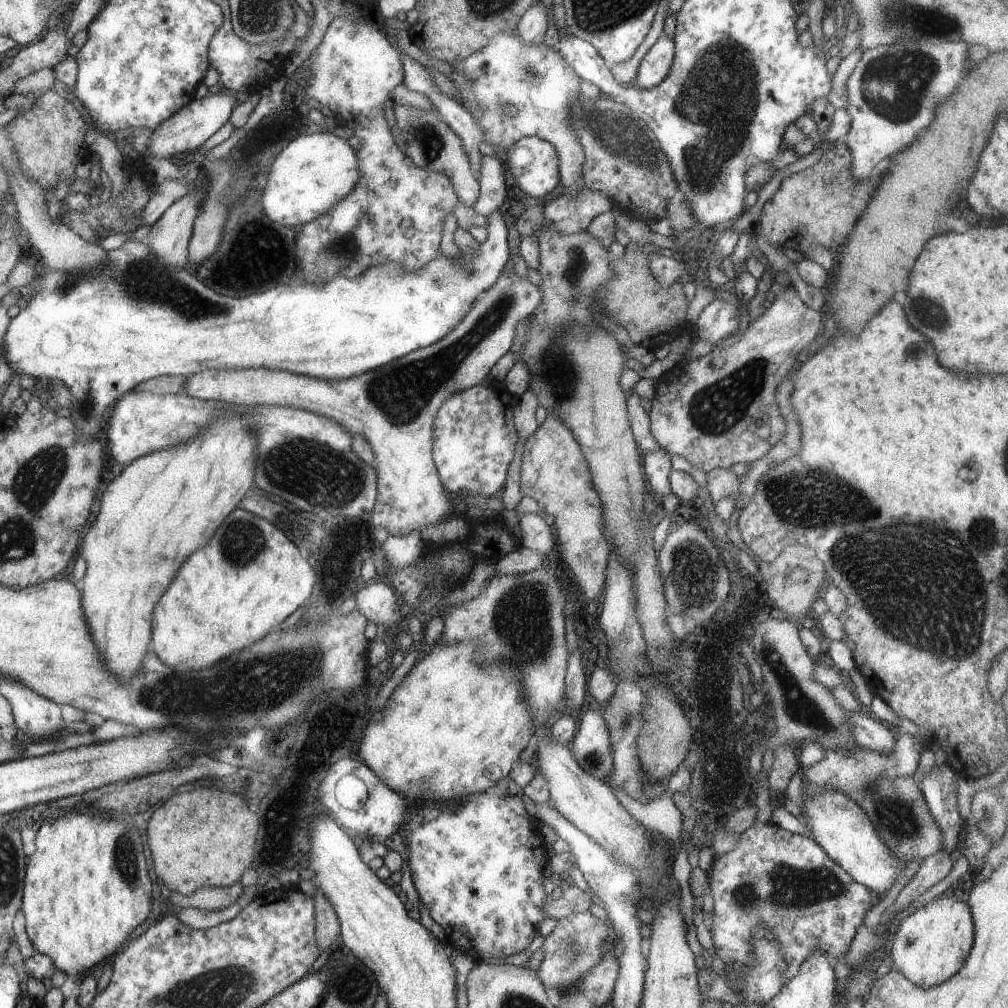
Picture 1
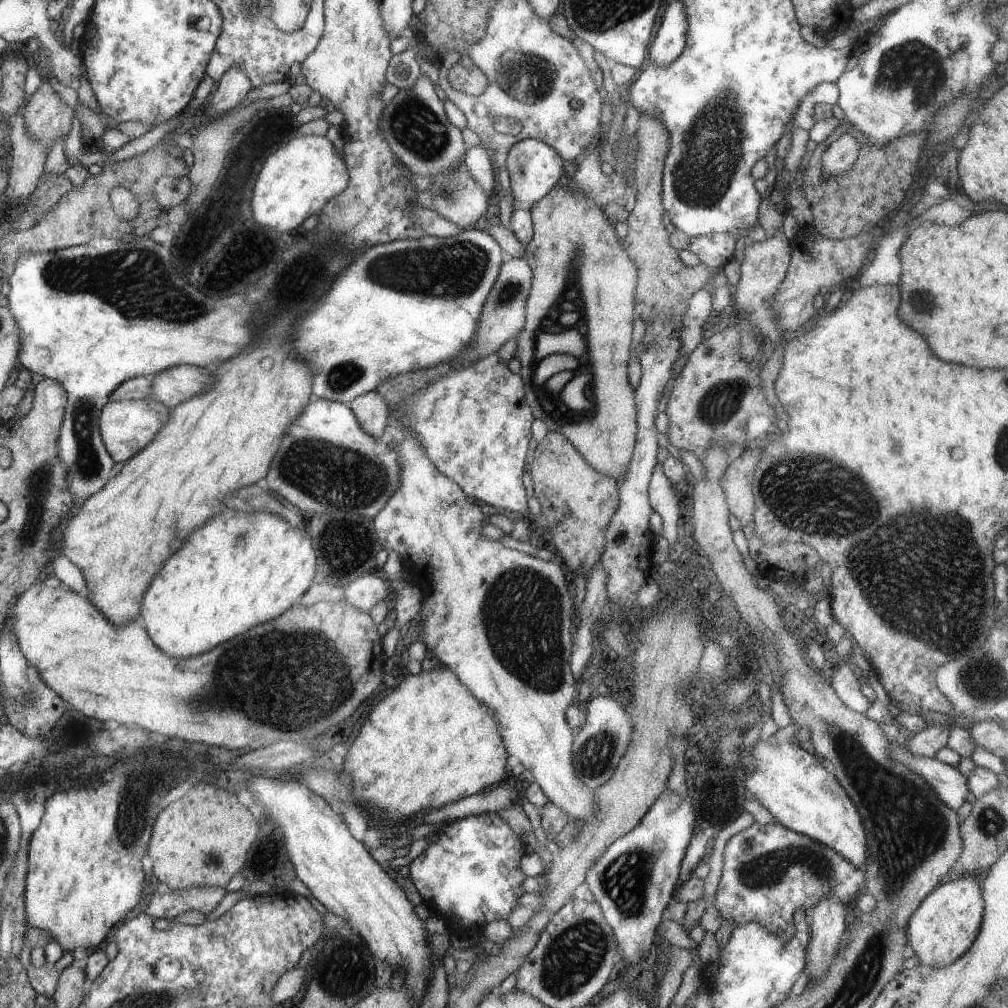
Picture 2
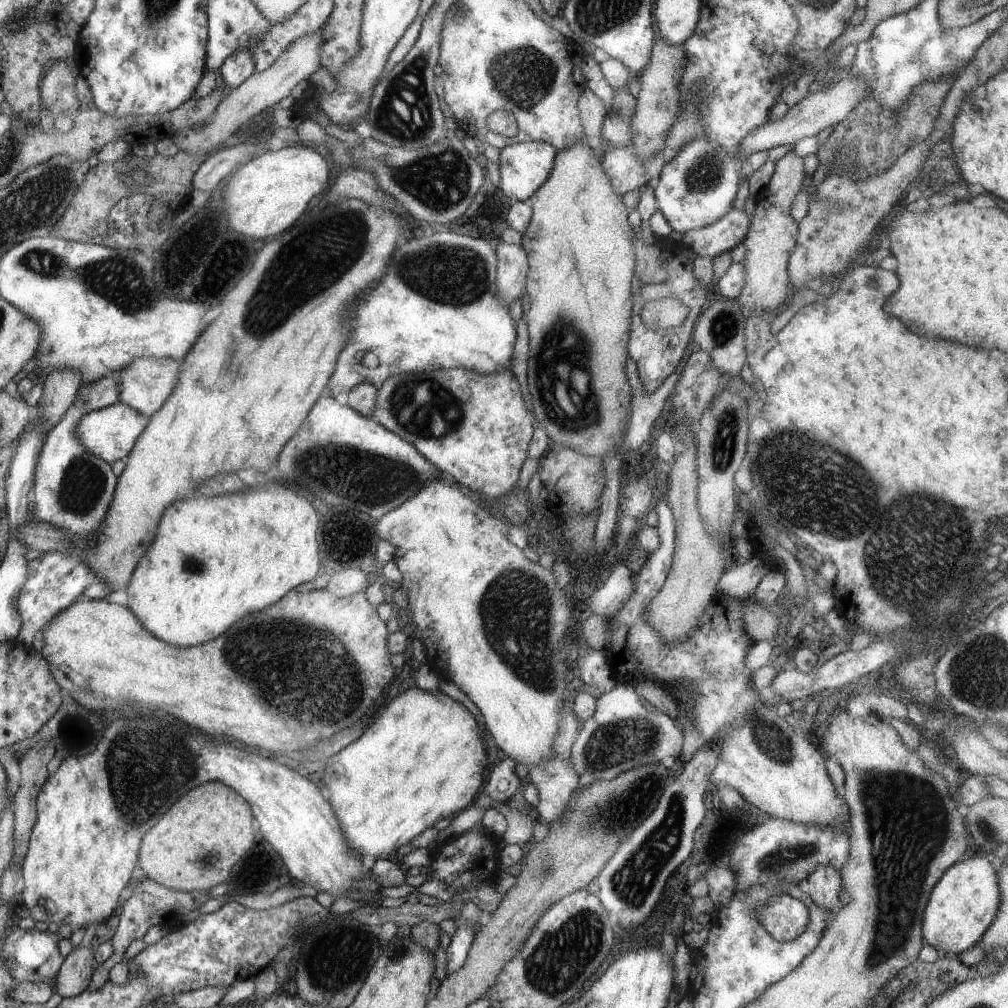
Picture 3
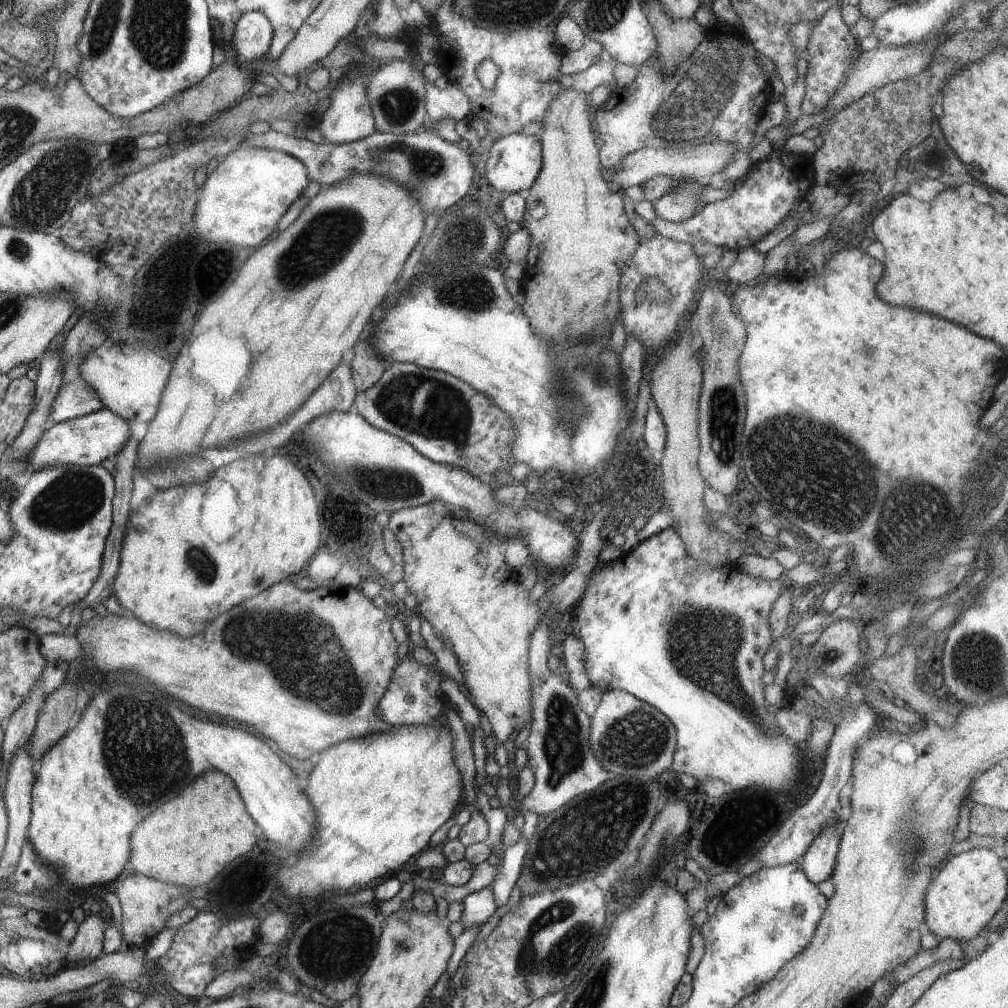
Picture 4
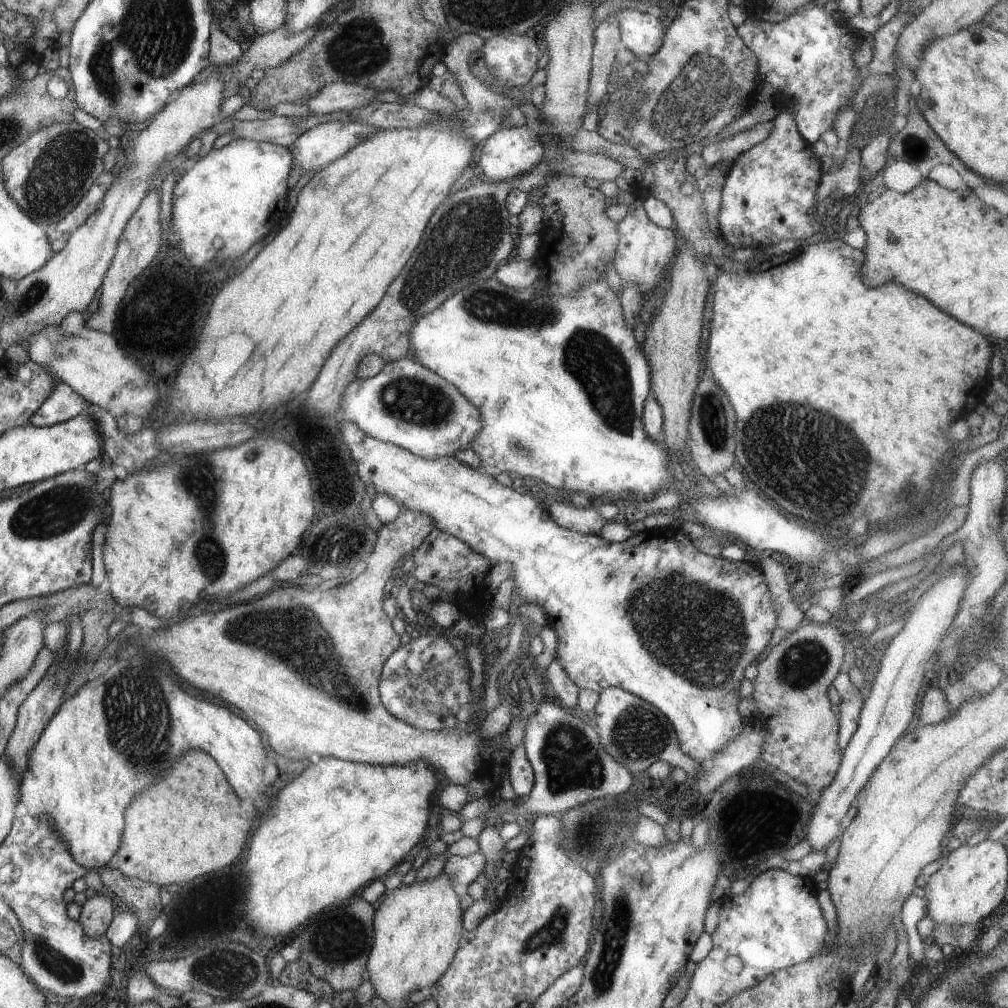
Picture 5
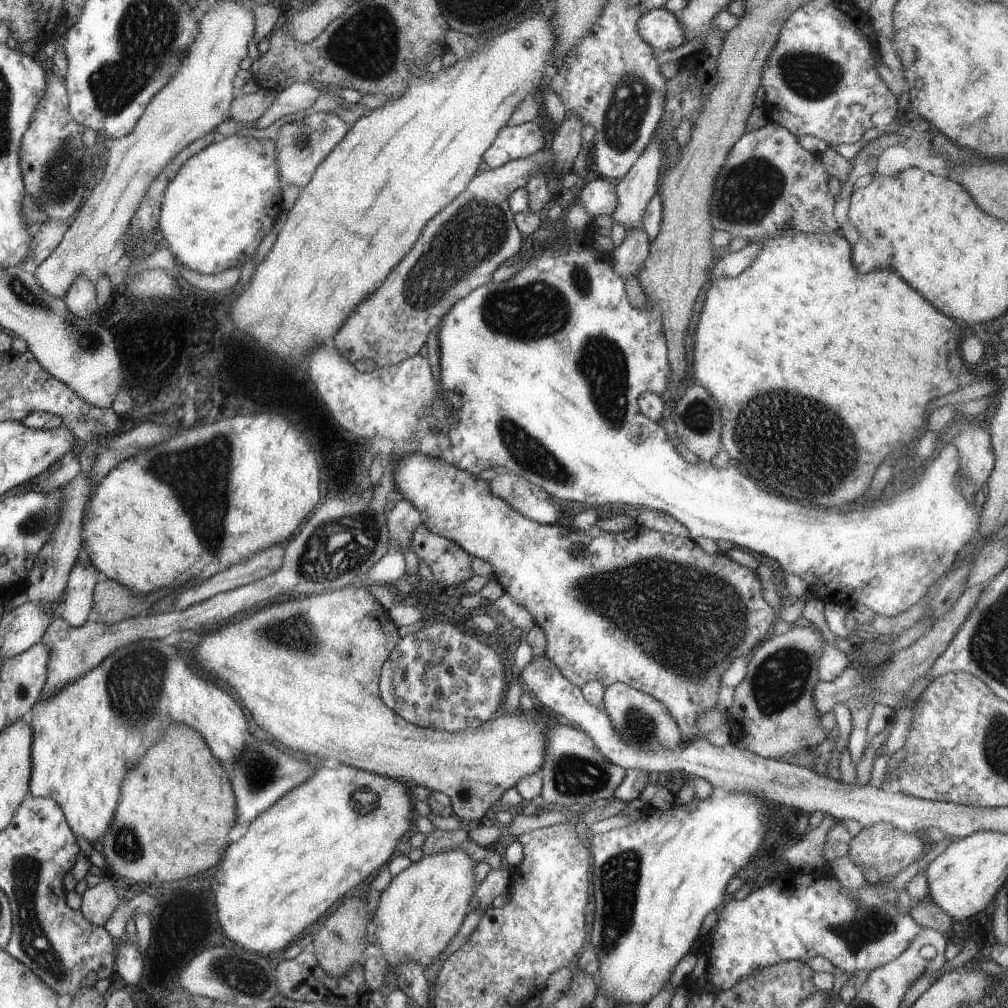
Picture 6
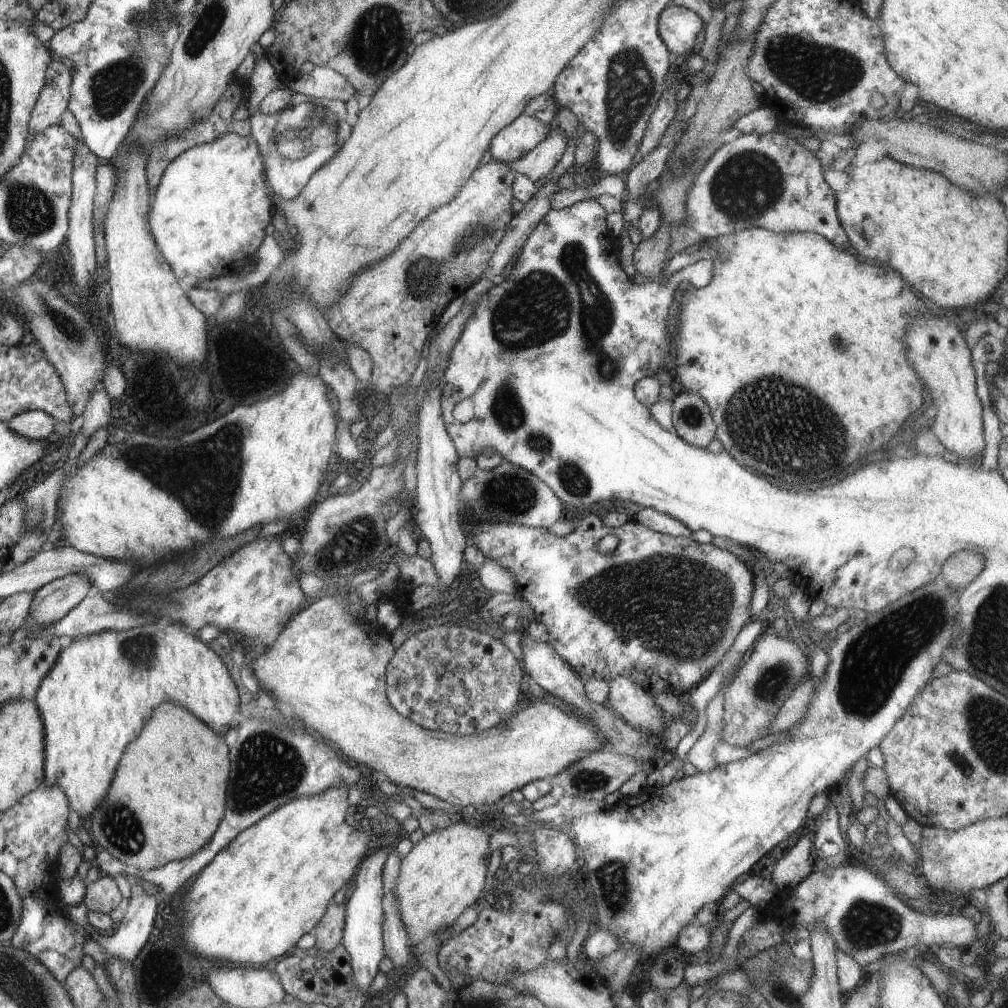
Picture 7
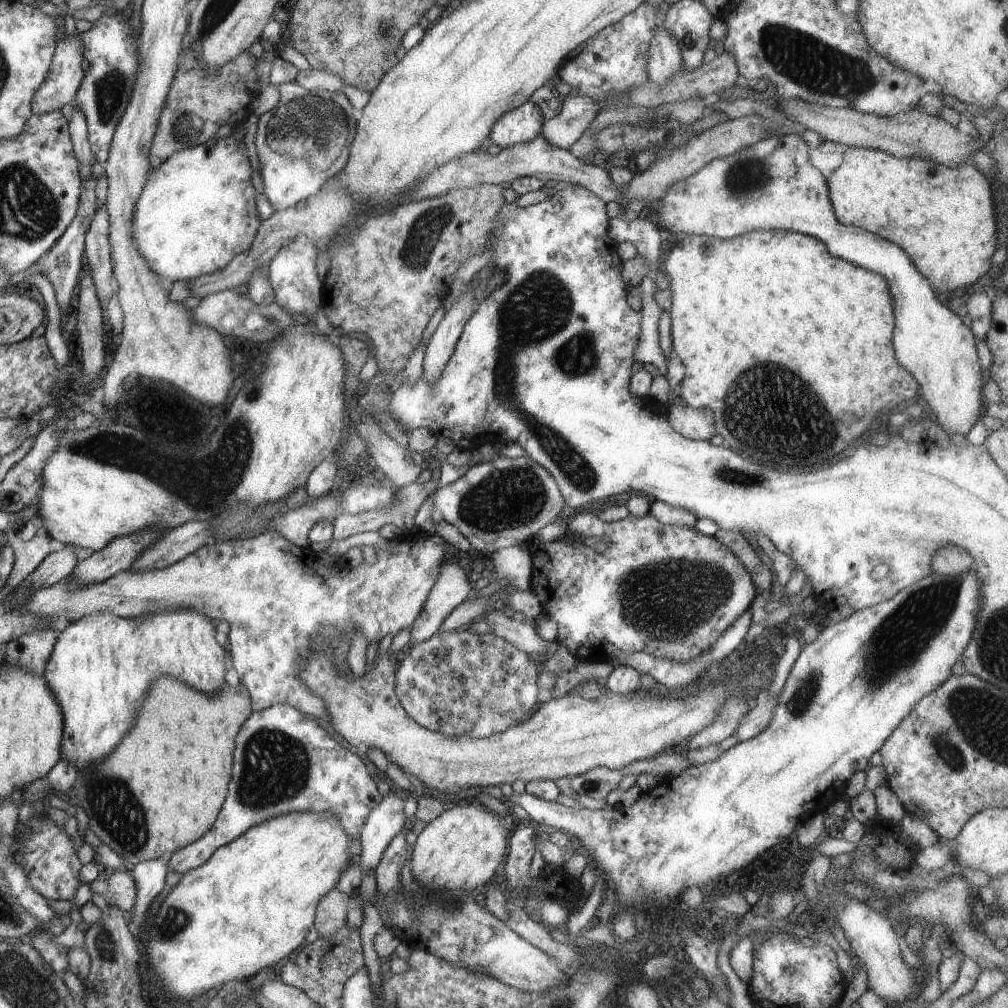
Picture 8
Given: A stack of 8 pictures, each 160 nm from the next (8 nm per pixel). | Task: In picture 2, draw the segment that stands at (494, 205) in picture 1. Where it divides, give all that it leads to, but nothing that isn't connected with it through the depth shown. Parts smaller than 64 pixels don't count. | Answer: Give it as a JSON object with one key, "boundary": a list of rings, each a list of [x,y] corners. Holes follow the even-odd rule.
{"boundary":[[[478,145],[471,147],[465,152],[465,158],[463,162],[474,179],[474,182],[478,182],[484,194],[488,198],[492,198],[494,194],[494,188],[496,188],[496,178],[494,178],[494,169],[486,148]]]}

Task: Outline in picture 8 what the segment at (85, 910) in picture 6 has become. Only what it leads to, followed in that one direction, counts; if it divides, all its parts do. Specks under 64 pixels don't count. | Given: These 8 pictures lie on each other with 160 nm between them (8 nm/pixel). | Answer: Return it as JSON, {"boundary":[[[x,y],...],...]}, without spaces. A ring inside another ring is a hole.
{"boundary":[[[126,869],[111,873],[103,871],[89,885],[91,892],[103,897],[108,905],[111,904],[127,913],[132,910],[137,888],[136,882]]]}

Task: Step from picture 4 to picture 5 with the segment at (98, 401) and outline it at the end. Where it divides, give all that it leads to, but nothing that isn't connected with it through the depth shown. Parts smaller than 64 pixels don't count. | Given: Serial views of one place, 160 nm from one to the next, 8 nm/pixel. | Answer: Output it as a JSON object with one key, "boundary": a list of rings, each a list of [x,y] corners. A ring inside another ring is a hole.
{"boundary":[[[44,365],[42,368],[53,378],[55,387],[52,387],[51,394],[31,419],[34,427],[62,424],[89,408],[91,404],[67,382],[64,382],[49,366]]]}

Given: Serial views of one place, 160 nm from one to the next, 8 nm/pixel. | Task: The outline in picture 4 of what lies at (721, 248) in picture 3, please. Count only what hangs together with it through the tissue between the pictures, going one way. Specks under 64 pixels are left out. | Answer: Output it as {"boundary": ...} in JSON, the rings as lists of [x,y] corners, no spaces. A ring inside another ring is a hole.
{"boundary":[[[782,149],[774,150],[768,158],[762,159],[749,172],[750,175],[742,188],[732,189],[726,199],[704,206],[691,220],[673,223],[658,218],[649,224],[663,237],[681,243],[694,244],[694,241],[701,241],[736,251],[754,246],[784,220],[784,217],[794,209],[794,203],[804,199],[807,190],[816,182],[812,157],[794,156]]]}

